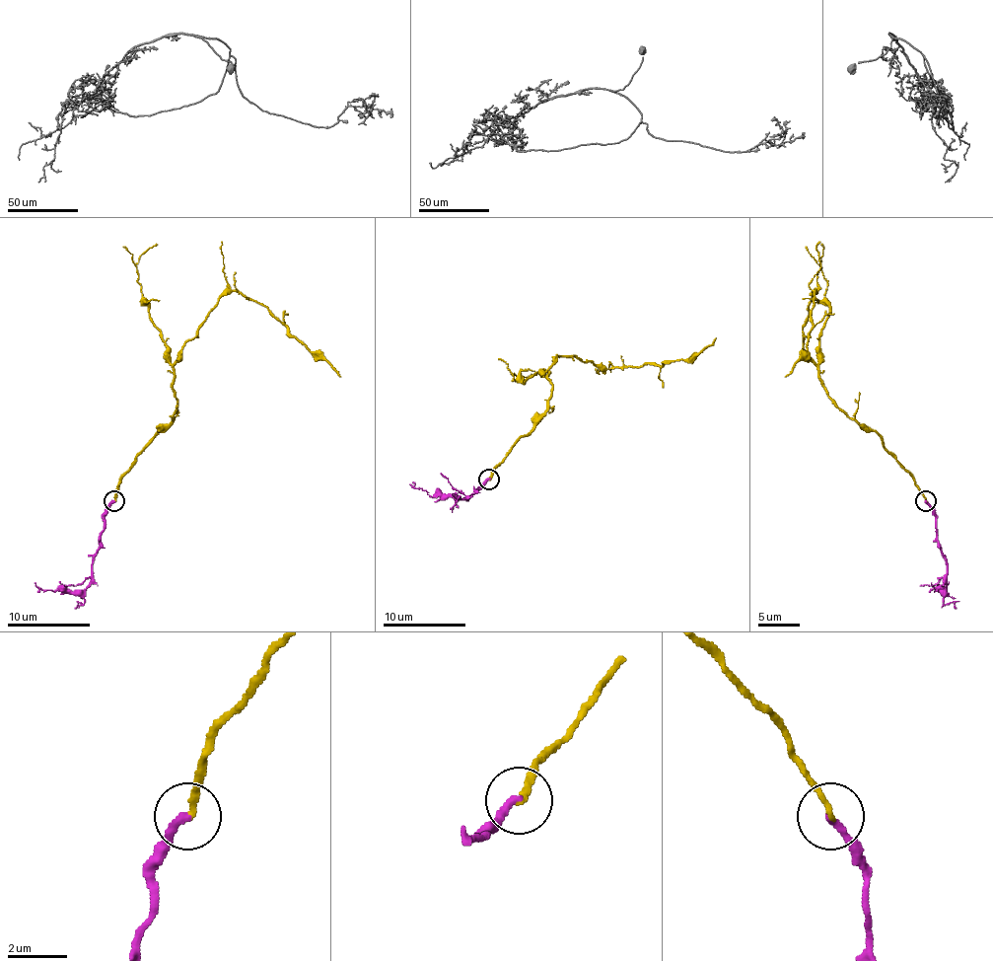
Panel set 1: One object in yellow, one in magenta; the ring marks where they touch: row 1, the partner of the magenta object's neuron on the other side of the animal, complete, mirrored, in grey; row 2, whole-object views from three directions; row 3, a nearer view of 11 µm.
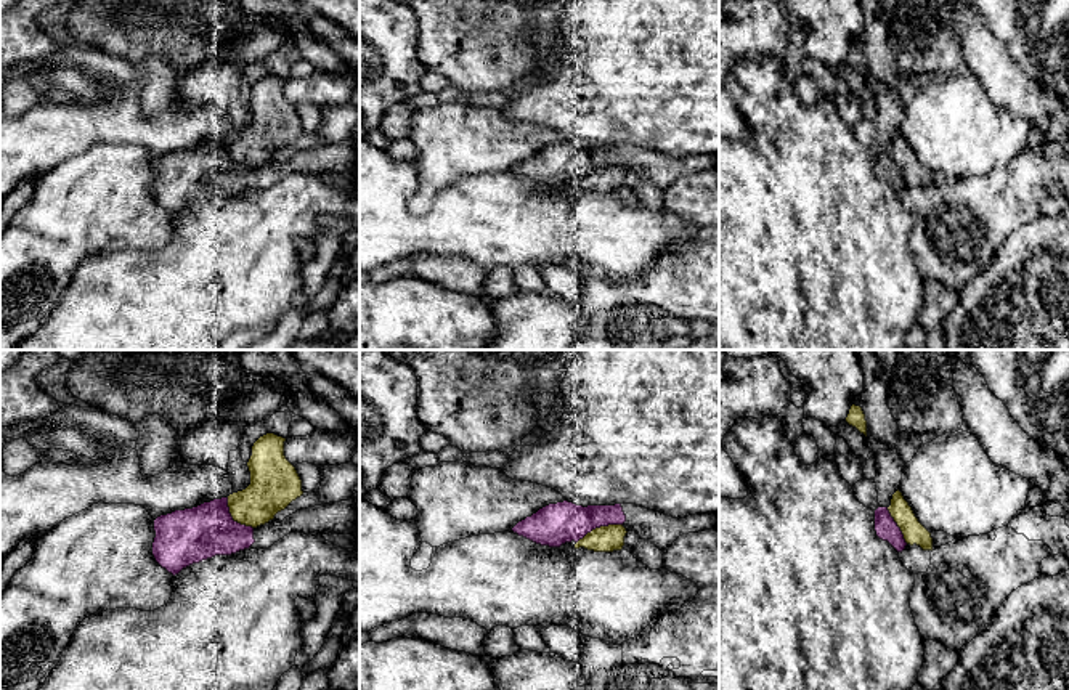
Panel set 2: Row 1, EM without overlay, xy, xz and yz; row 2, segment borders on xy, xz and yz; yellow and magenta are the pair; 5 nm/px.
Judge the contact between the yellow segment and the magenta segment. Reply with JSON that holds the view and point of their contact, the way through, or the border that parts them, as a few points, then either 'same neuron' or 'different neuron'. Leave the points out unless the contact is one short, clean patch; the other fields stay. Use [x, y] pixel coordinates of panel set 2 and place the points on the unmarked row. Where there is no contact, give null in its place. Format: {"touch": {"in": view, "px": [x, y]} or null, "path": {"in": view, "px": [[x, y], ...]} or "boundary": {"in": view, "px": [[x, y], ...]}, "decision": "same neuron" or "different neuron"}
{"touch": {"in": "xz", "px": [601, 167]}, "decision": "different neuron"}

